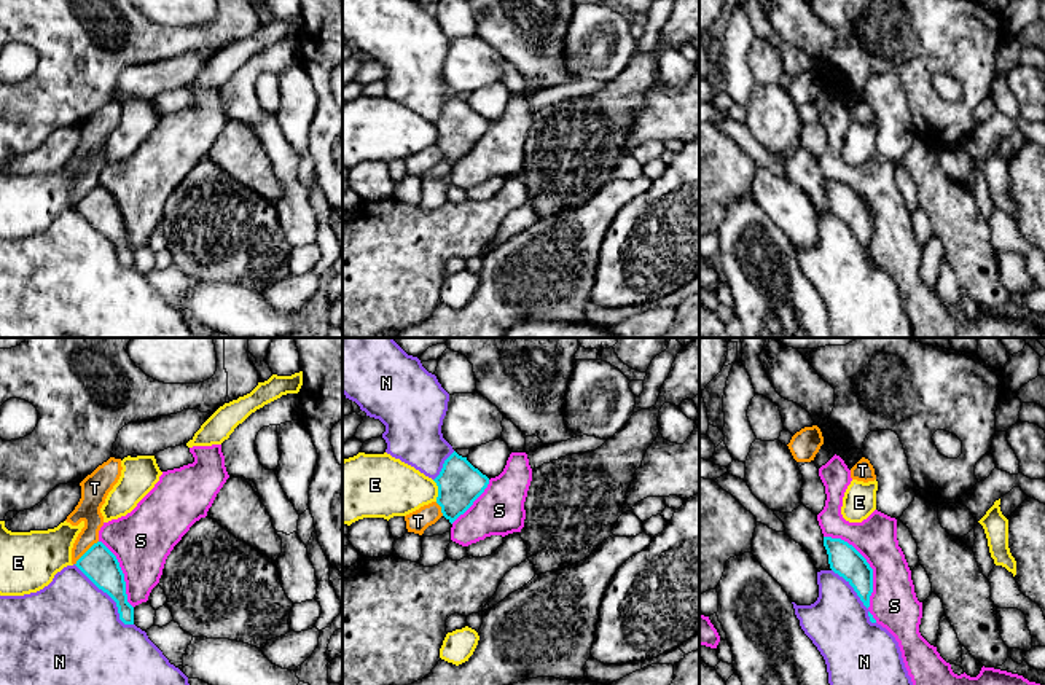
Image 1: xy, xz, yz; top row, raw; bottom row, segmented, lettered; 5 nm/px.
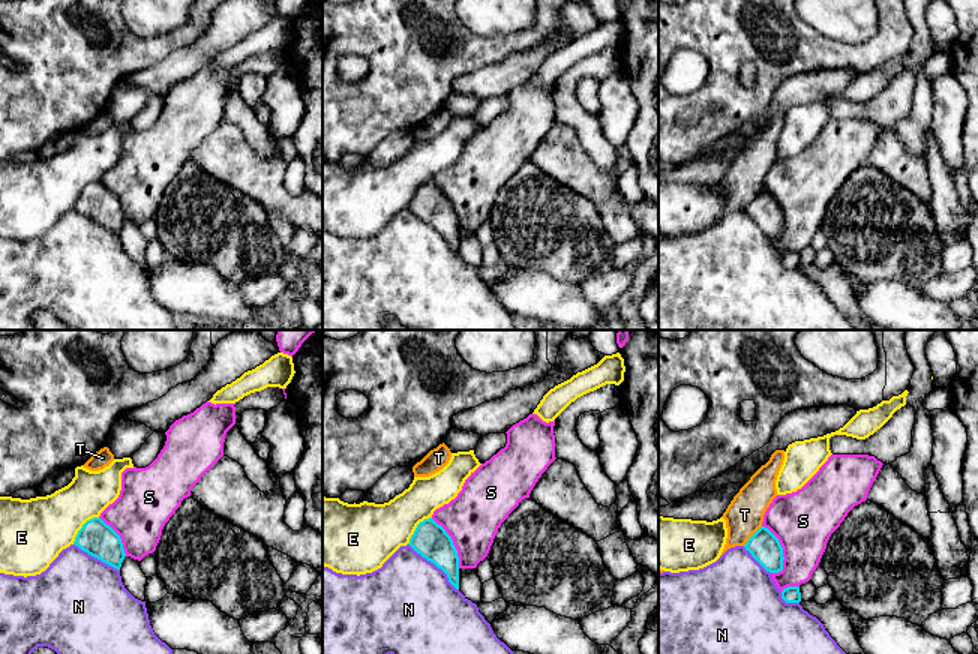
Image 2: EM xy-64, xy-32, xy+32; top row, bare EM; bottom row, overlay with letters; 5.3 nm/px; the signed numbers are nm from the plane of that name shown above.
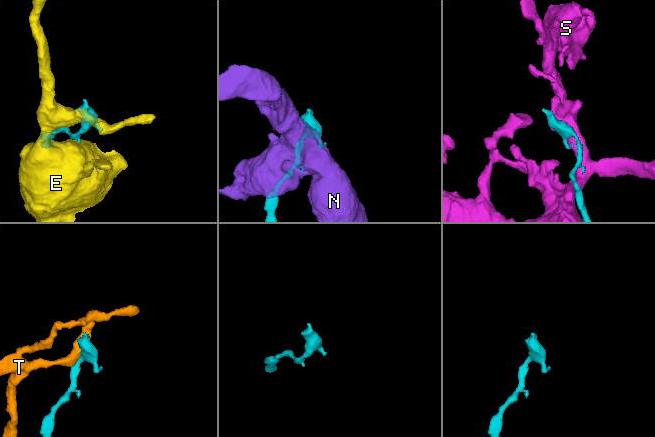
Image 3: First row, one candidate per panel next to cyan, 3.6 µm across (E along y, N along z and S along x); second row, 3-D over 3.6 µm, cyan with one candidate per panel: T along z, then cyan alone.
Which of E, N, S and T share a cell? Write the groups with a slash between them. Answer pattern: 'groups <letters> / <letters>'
groups E / N / S / T

